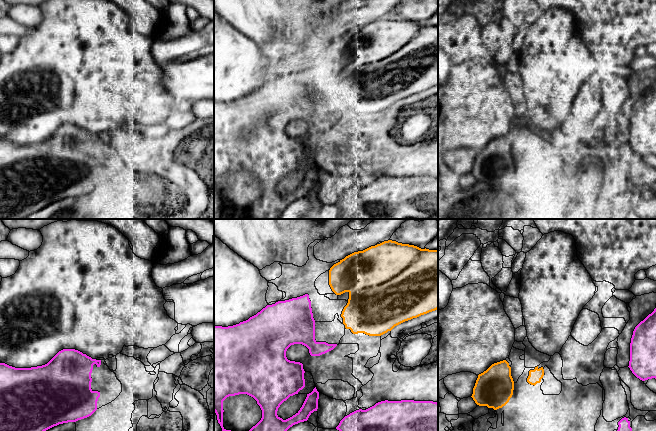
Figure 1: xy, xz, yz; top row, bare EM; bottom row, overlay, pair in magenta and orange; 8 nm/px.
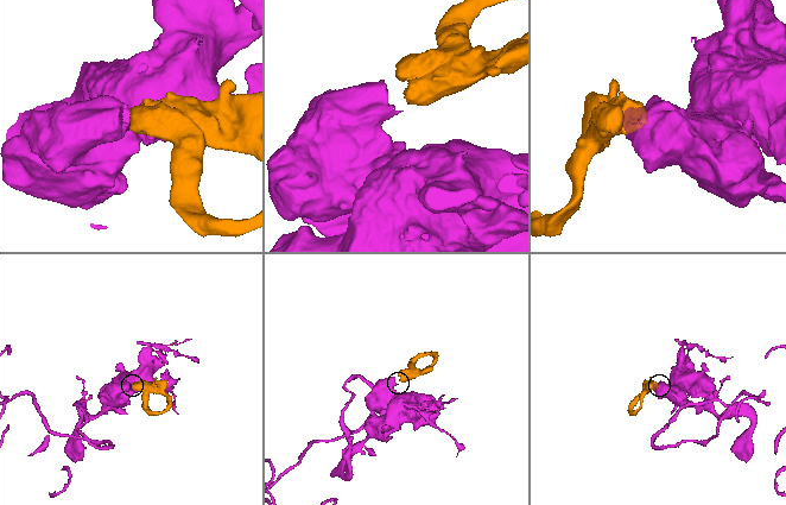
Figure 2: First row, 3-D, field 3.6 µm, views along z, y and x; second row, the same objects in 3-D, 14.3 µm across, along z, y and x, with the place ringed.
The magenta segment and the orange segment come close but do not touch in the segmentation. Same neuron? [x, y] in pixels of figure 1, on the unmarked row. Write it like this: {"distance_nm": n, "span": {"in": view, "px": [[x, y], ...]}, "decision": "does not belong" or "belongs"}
{"distance_nm": 150, "span": {"in": "xz", "px": [[336, 120], [346, 104]]}, "decision": "belongs"}

